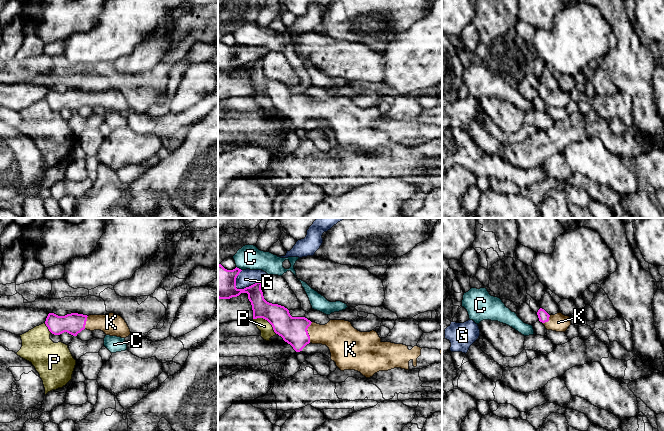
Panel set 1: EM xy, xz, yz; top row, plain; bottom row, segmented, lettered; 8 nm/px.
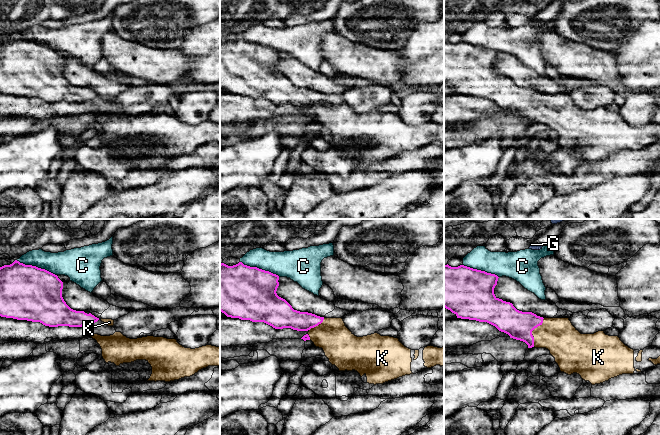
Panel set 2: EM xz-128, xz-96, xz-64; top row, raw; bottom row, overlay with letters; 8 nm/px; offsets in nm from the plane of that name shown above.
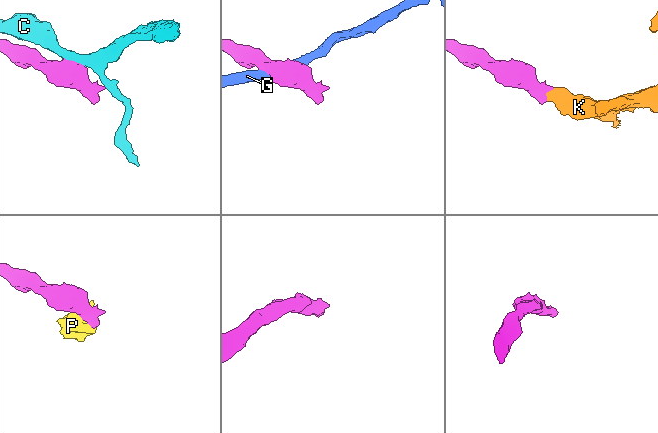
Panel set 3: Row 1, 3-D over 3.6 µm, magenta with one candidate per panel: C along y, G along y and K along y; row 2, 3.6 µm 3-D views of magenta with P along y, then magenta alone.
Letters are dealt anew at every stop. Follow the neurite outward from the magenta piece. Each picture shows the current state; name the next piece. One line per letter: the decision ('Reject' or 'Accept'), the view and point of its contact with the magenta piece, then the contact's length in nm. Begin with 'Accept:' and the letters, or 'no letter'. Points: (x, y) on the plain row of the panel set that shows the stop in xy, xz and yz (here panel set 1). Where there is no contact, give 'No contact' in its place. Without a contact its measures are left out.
Accept: K
C: Reject. Touches magenta at xz (238, 44). Shared border 60 nm
G: Reject. Touches magenta at xz (249, 62). Shared border 240 nm
K: Accept. Touches magenta at xz (307, 108). Shared border 170 nm
P: Reject. Touches magenta at xz (266, 95). Shared border 220 nm

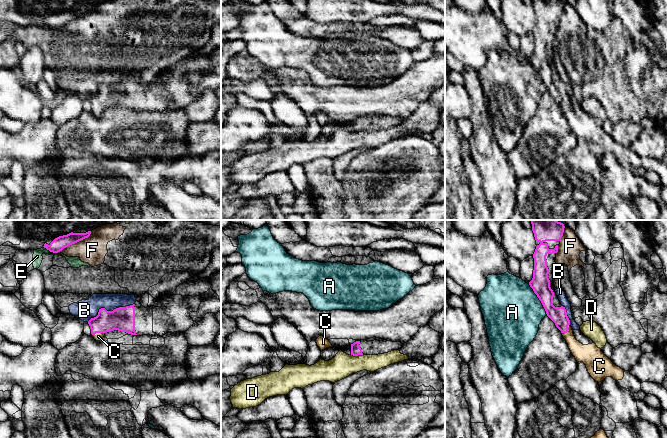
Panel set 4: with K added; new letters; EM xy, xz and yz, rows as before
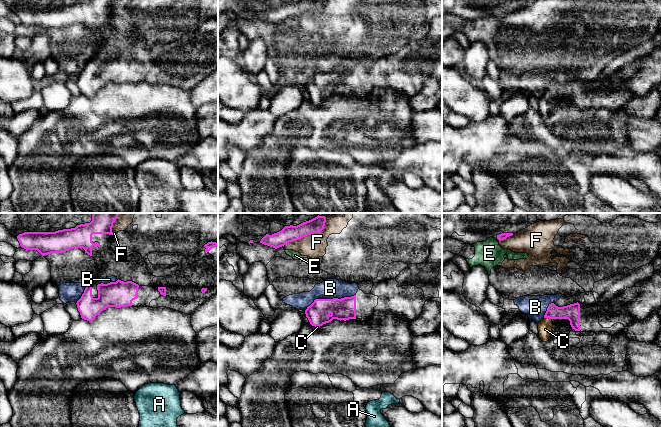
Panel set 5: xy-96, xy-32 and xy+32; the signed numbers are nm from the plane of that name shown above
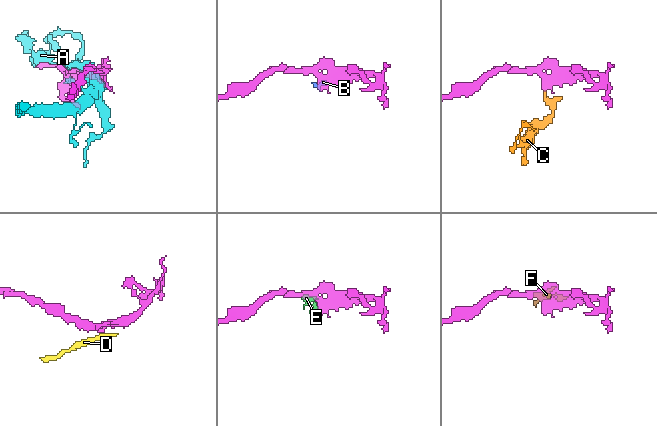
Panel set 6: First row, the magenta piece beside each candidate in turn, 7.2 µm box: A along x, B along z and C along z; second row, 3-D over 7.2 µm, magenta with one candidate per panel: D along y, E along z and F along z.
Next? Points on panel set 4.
Accept: C
A: Reject. Touches magenta at yz (539, 75). Shared border 300 nm
B: Reject. Touches magenta at xy (109, 87). Shared border 400 nm
C: Accept. Touches magenta at xy (97, 108). Shared border 110 nm
D: Reject. Touches magenta at xz (357, 131). Shared border 100 nm
E: Reject. Touches magenta at xy (49, 26). Shared border 110 nm
F: Reject. Touches magenta at xy (75, 18). Shared border 320 nm

